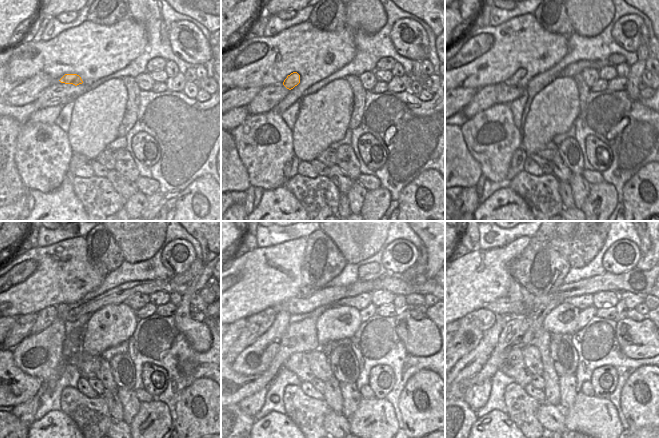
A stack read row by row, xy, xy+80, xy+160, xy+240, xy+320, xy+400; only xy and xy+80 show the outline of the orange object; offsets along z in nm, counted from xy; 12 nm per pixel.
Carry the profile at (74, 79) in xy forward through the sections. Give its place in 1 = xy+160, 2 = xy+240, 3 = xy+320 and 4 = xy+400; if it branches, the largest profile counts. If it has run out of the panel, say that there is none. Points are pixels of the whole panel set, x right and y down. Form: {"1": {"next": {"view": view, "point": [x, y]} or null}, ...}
{"1": {"next": {"view": "xy+160", "point": [519, 74]}}, "2": {"next": {"view": "xy+240", "point": [40, 355]}}, "3": {"next": {"view": "xy+320", "point": [256, 358]}}, "4": {"next": {"view": "xy+400", "point": [470, 364]}}}

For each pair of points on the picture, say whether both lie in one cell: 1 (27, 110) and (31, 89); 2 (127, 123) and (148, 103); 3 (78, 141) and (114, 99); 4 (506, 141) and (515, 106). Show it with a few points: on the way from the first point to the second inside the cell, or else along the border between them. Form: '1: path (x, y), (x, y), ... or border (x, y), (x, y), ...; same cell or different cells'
1: border (33, 102), (19, 106), (12, 106), (10, 104); different cells
2: border (141, 90), (138, 117), (127, 134); different cells
3: path (88, 131), (94, 125), (95, 118), (104, 109); same cell
4: border (509, 103), (514, 124), (518, 128); different cells

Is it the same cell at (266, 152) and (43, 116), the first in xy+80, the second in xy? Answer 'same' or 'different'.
different

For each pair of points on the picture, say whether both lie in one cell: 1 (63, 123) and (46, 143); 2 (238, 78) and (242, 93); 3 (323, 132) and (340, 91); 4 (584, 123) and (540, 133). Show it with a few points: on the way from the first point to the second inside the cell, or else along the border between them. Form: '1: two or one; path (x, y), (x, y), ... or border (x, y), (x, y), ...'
1: two; border (54, 123), (66, 133)
2: two; border (231, 87), (261, 88)
3: one; path (323, 122), (324, 115), (334, 101)
4: two; border (581, 110), (574, 122)

